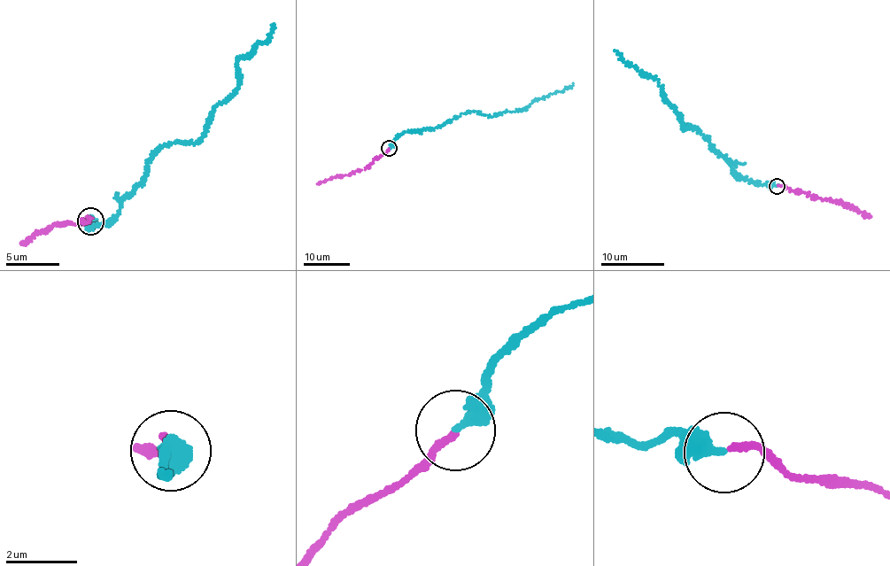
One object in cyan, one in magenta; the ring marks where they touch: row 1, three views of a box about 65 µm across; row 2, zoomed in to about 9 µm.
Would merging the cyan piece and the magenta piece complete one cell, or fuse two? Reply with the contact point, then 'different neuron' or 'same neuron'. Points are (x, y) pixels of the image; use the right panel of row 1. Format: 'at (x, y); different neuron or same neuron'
at (777, 186); same neuron

